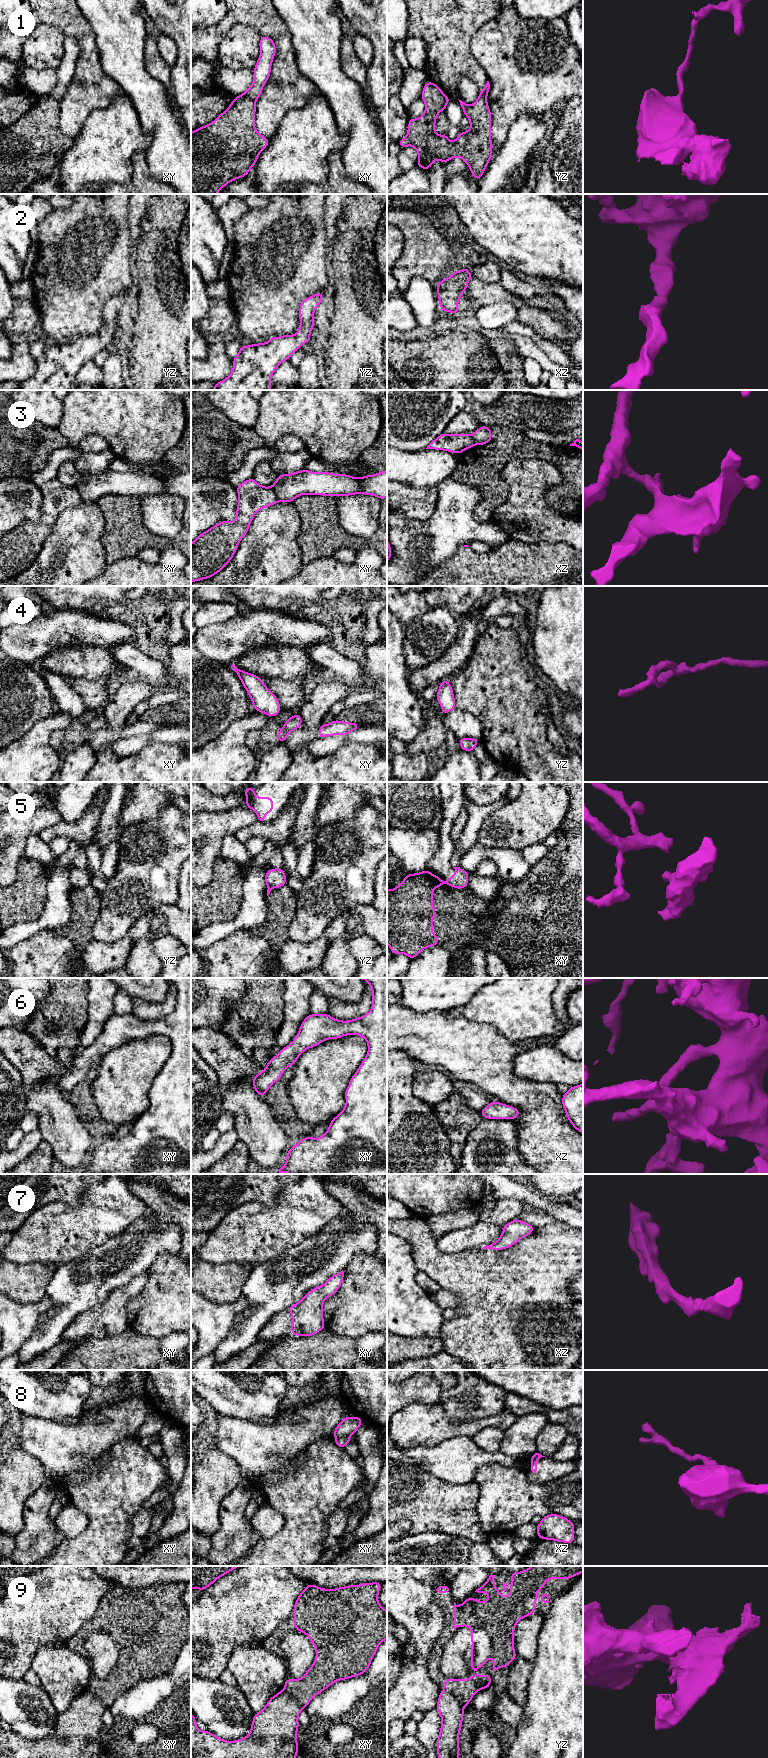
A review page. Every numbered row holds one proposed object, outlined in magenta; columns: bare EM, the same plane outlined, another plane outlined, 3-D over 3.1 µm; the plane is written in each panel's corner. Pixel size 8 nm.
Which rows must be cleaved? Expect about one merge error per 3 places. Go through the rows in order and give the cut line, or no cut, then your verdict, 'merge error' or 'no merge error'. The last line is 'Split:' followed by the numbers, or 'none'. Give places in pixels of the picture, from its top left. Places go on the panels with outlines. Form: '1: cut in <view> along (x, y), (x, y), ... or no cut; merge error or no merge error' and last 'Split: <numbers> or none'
1: cut in xy along (244, 92), (255, 101); merge error
2: no cut; no merge error
3: cut in xy along (271, 487), (278, 501); merge error
4: no cut; no merge error
5: cut in yz along (268, 887), (270, 889); merge error
6: no cut; no merge error
7: no cut; no merge error
8: cut in xy along (335, 1436), (344, 1438); merge error
9: cut in yz along (443, 1689), (450, 1692), (463, 1706); merge error
Split: 1, 3, 5, 8, 9

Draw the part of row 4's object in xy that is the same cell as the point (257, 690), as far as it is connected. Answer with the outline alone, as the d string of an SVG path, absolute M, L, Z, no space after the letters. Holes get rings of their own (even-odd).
M234 664L231 666L252 700L253 708L270 717L277 716L281 710L278 698L269 691L262 679L252 673L238 669Z

